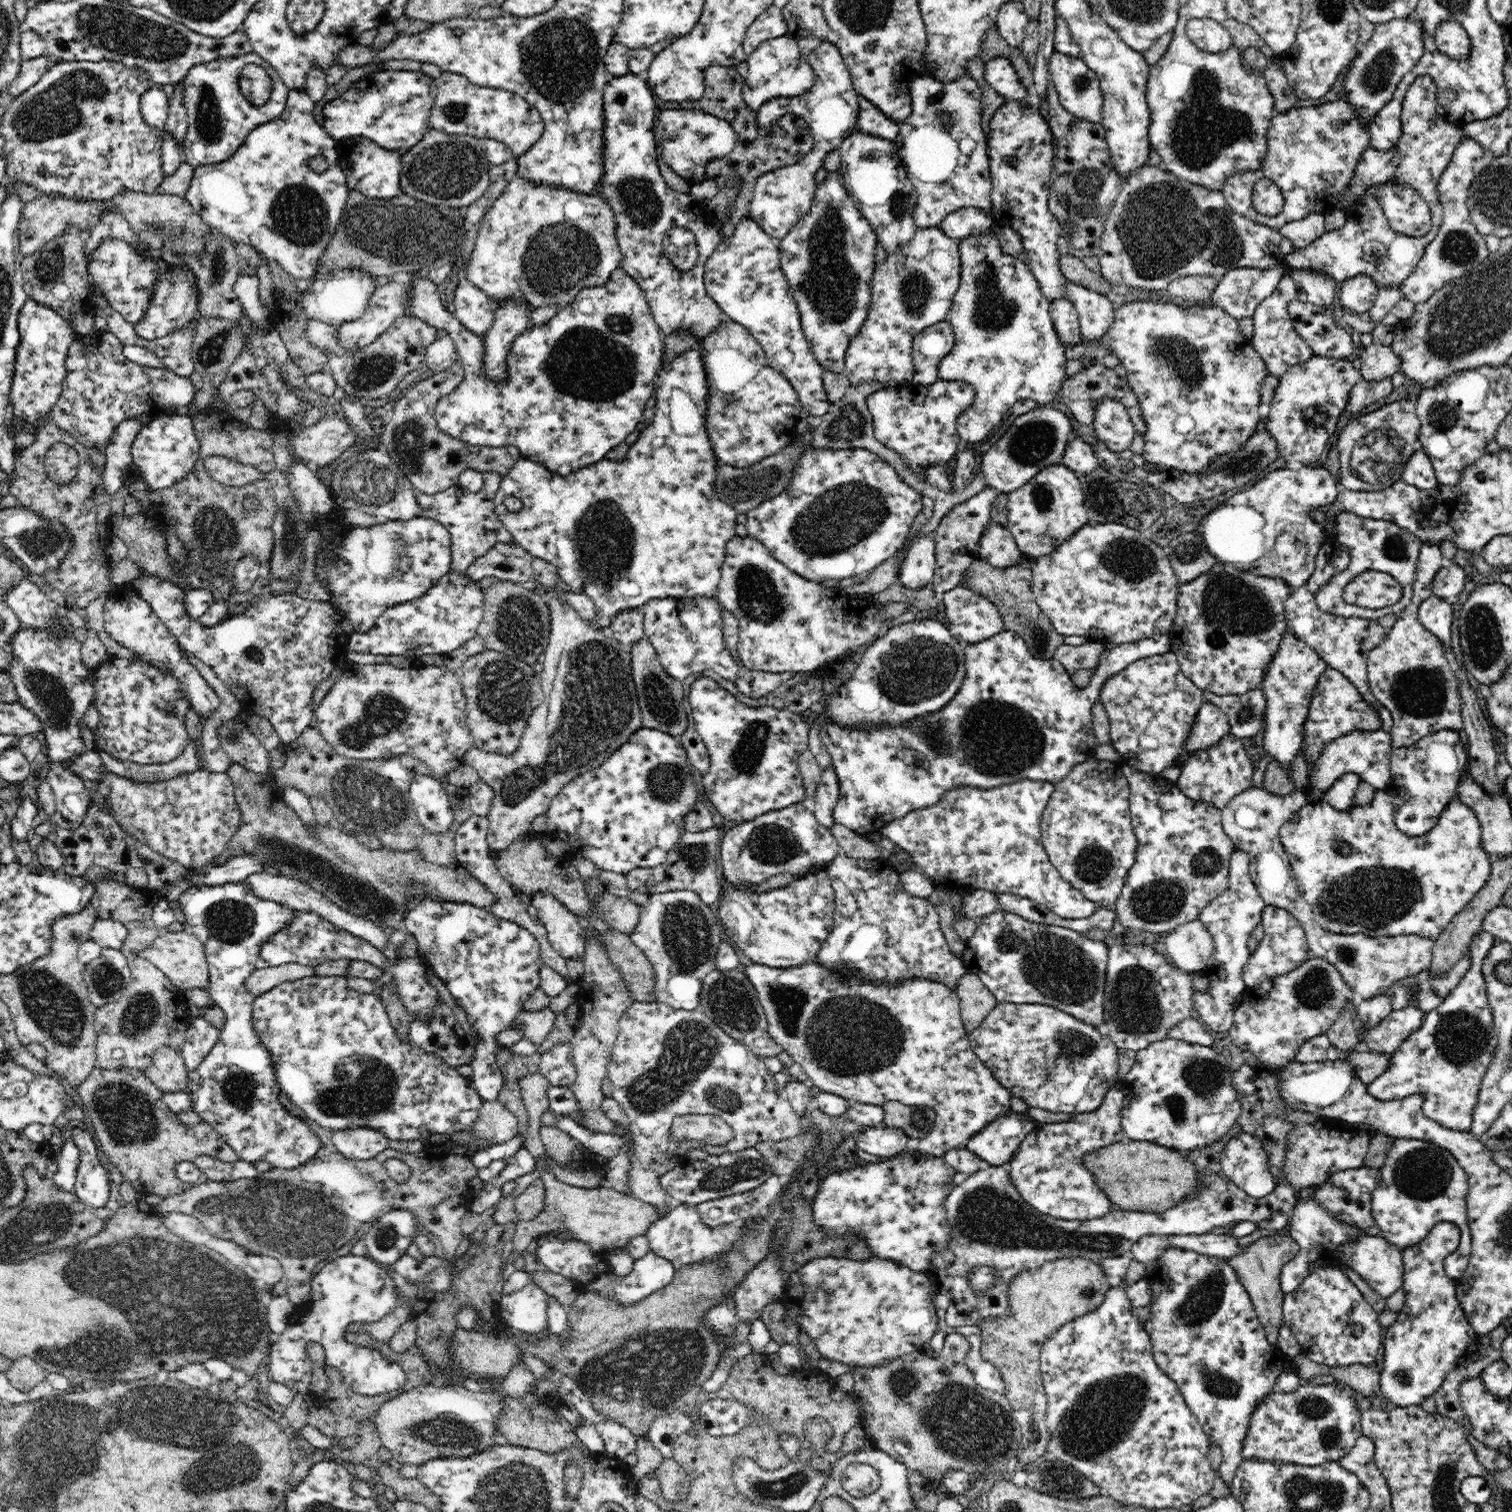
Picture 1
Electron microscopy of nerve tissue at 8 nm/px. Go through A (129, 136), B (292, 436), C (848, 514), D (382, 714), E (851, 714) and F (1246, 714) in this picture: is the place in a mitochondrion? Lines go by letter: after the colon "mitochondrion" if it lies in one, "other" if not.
A: other
B: other
C: mitochondrion
D: mitochondrion
E: other
F: mitochondrion

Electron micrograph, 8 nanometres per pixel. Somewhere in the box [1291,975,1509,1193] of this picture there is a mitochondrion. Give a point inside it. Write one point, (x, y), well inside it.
(1460, 1037)

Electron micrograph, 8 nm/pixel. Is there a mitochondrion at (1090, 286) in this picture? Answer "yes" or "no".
no

